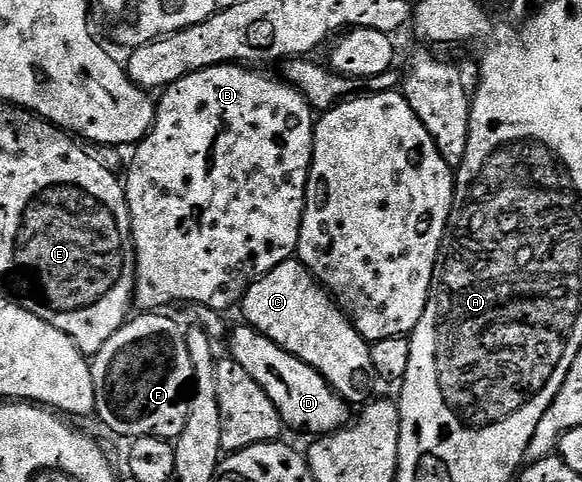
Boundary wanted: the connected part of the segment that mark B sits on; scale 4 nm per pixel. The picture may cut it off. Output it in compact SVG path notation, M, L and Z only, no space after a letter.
M226 64L203 68L194 74L183 76L165 87L161 102L156 103L157 118L153 128L142 142L136 143L132 151L133 163L129 166L129 179L123 185L127 204L131 212L133 247L137 257L137 279L133 296L136 305L145 312L157 312L161 306L172 302L191 302L194 307L206 306L220 312L236 307L245 293L271 268L290 261L297 253L303 212L305 211L305 189L309 183L309 169L313 167L313 128L315 111L309 101L288 82L280 77L268 78L257 70L248 70L245 64Z

